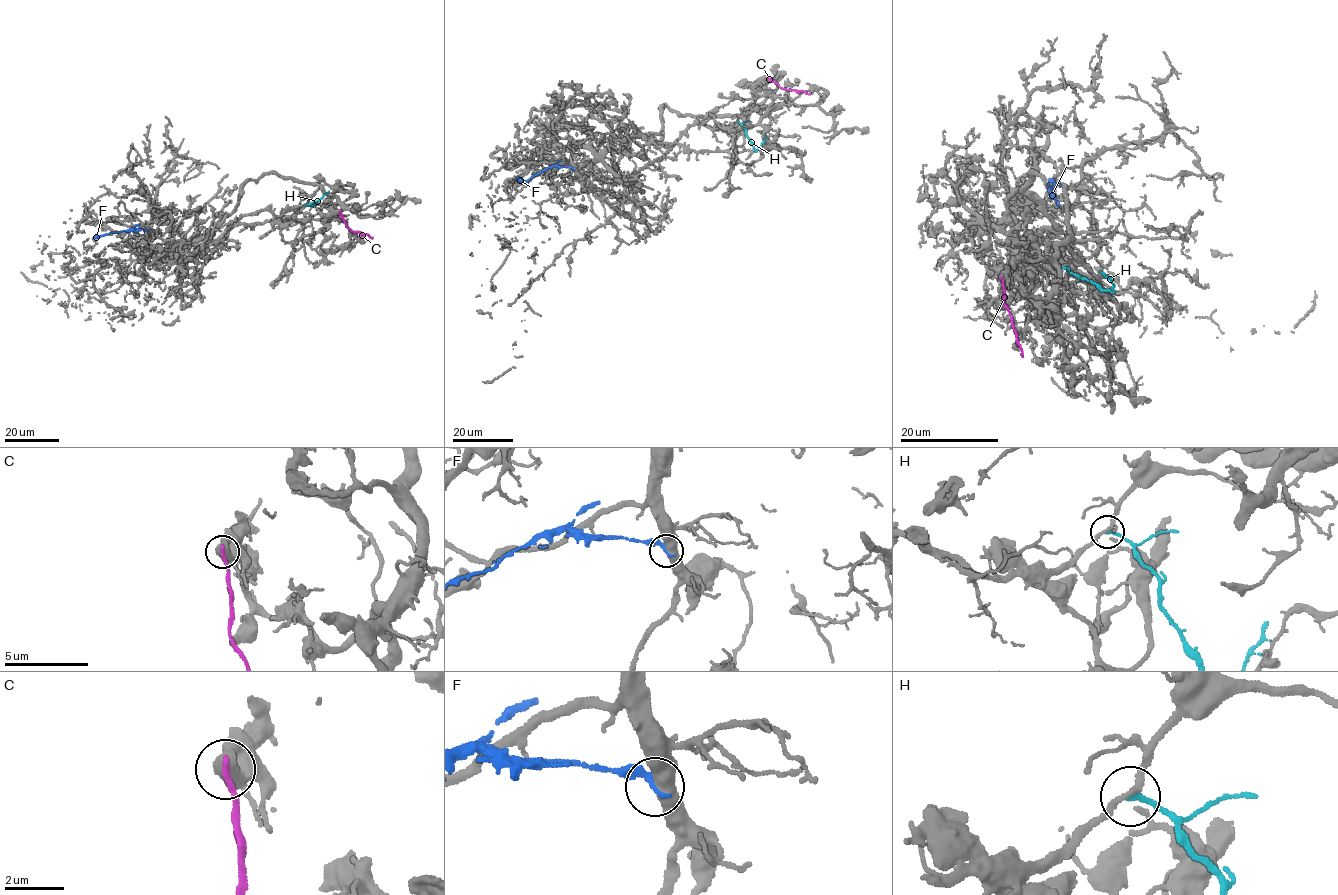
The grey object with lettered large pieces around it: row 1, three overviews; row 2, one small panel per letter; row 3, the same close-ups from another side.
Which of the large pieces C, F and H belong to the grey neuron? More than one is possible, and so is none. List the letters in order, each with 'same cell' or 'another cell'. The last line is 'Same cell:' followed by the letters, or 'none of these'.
C: another cell
F: another cell
H: same cell
Same cell: H

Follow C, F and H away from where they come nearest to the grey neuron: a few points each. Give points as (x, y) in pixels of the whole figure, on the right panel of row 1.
C: (1002, 278), (1003, 300), (1009, 309), (1020, 353)
F: (1059, 207), (1048, 187), (1058, 185), (1048, 179)
H: (1062, 267), (1102, 290), (1112, 291), (1111, 278), (1100, 271)

